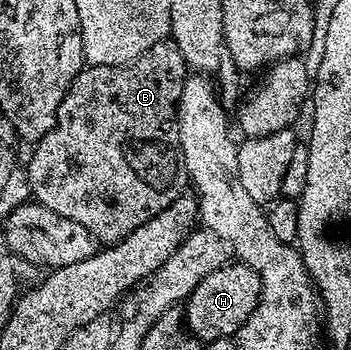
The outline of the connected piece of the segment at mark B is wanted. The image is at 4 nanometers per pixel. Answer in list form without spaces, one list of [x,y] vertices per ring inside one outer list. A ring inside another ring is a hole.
[[[159,43],[148,47],[148,51],[141,53],[135,61],[129,61],[127,65],[91,65],[84,67],[76,75],[76,79],[68,87],[64,99],[54,116],[54,126],[33,146],[30,153],[30,162],[26,165],[24,180],[30,185],[31,198],[37,204],[48,207],[48,211],[56,211],[56,215],[62,215],[64,219],[70,219],[72,223],[78,223],[94,236],[95,242],[113,243],[123,241],[129,233],[136,231],[140,223],[148,223],[168,203],[177,199],[180,186],[178,186],[178,173],[180,174],[180,154],[176,144],[176,106],[182,90],[182,83],[187,76],[188,66],[178,50],[170,43]]]

